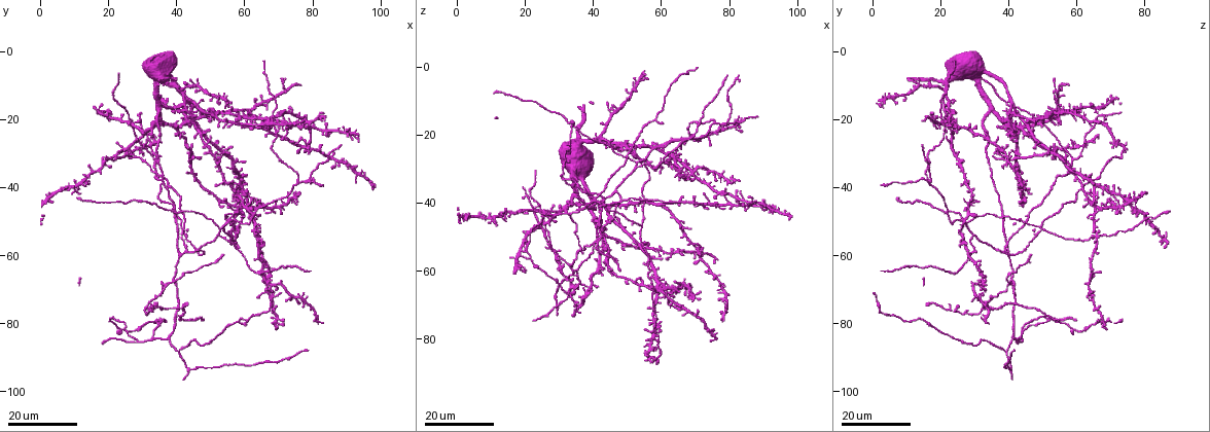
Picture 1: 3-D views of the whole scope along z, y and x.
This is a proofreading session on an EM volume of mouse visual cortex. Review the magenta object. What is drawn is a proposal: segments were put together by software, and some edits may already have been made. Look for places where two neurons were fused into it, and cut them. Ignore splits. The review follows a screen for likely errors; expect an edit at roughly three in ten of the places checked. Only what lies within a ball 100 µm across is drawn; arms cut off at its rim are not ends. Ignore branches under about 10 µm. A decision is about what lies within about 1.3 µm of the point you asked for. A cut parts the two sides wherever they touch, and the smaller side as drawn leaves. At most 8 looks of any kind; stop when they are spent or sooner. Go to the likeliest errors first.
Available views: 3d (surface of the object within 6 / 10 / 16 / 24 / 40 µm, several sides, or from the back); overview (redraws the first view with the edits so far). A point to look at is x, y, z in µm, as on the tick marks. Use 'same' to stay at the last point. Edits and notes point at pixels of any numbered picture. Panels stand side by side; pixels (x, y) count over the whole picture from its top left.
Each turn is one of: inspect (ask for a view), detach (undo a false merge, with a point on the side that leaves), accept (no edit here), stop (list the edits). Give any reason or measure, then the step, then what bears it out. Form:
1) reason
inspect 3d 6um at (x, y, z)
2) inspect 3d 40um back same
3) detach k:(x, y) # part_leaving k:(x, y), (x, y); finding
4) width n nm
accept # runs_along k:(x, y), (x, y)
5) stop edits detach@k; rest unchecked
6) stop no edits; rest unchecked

three arms meet
inspect 3d 24um at (33.0, 28.5, 62.5)

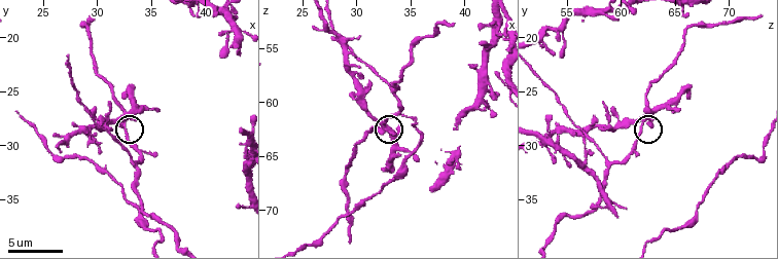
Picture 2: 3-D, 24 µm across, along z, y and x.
inspect 3d 10um at (32.6, 28.2, 62.0)

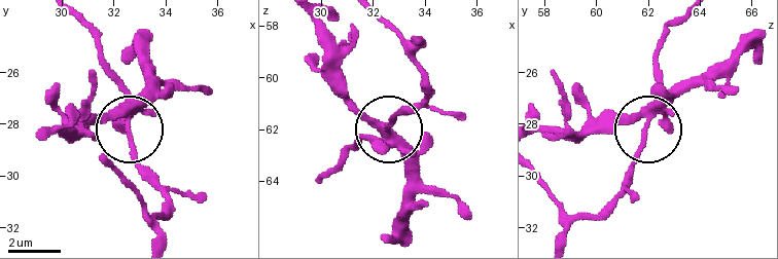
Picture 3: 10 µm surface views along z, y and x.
width 290 nm
detach 3:(169, 97) # part_leaving 3:(655, 108), (597, 135), (537, 127); a second neuron is stuck on

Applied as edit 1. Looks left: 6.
three-way junction
inspect 3d 24um at (75.5, 38.5, 16.5)

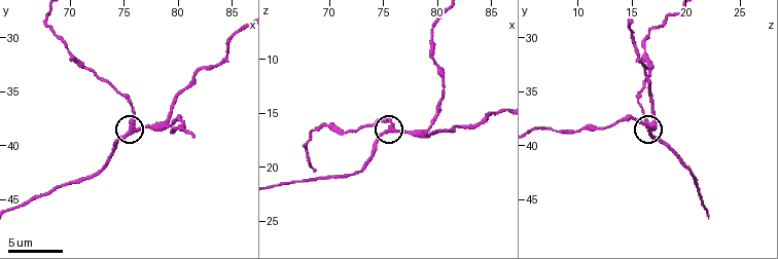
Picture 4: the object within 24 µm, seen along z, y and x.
inspect 3d 10um at (76.0, 38.6, 16.8)

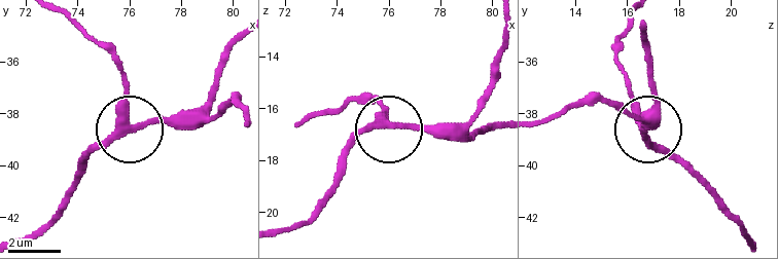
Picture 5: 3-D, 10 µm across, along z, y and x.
width 240 nm
accept # runs_along 5:(73, 17), (125, 77), (129, 128), (204, 123); one neuron here

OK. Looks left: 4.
three arms meet
inspect 3d 24um at (32.0, 85.0, 43.0)

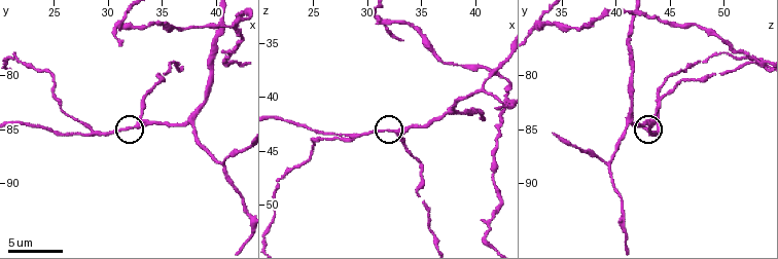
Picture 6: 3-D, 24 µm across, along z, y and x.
inspect 3d 6um at (32.8, 84.6, 43.2)

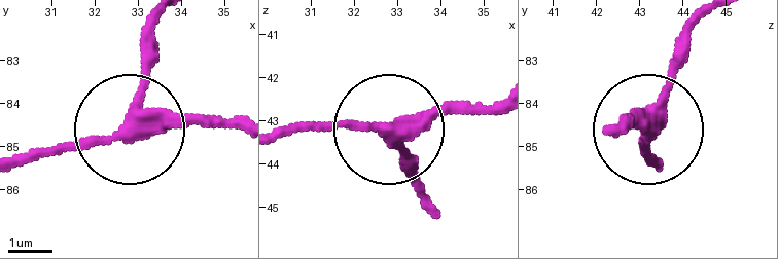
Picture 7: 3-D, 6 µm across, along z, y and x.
arms 3
accept # runs_along 7:(233, 123), (137, 120), (144, 28); continuous, no second neuron

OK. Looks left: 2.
branch point
inspect 3d 16um at (52.5, 52.0, 28.5)

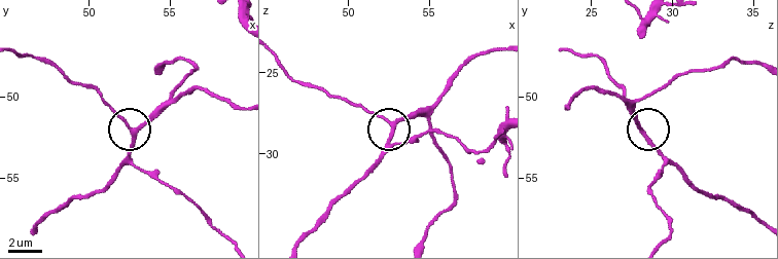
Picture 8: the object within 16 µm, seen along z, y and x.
zoom in
inspect 3d 10um at (52.6, 52.2, 28.2)

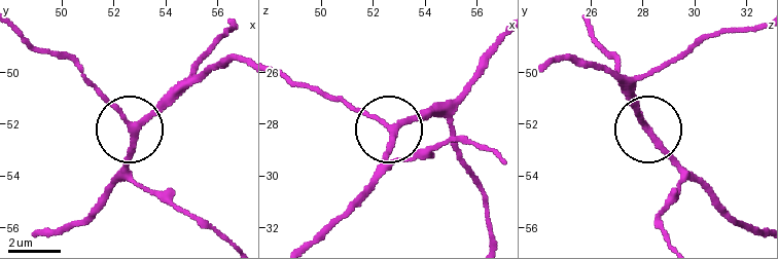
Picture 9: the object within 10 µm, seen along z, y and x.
side_arm 55 um
accept # runs_along 9:(756, 233), (683, 170), (620, 72); all the same neuron

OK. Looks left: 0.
stop edits detach@3; rest unchecked

